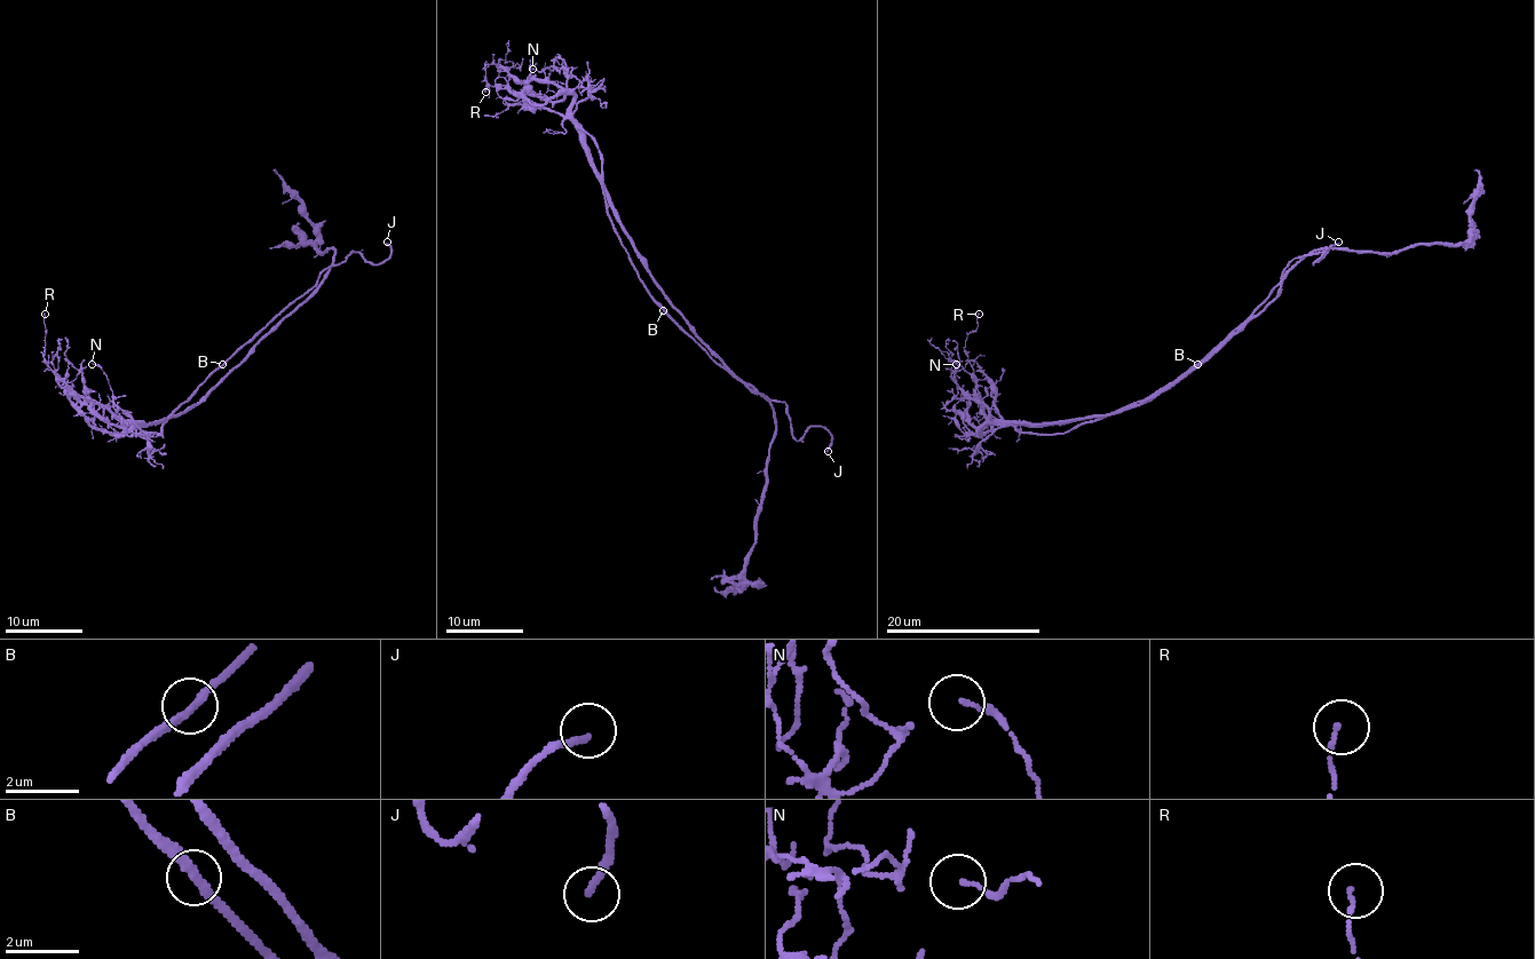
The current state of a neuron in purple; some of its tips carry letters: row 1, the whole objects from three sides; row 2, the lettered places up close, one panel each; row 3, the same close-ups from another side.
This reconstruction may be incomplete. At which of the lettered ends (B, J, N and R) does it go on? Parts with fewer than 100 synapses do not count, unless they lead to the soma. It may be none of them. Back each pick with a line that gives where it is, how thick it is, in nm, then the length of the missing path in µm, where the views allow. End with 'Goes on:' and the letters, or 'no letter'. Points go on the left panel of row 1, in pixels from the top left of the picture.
J: place (387, 242); calibre 170 nm; missing 30 µm
Goes on: J

